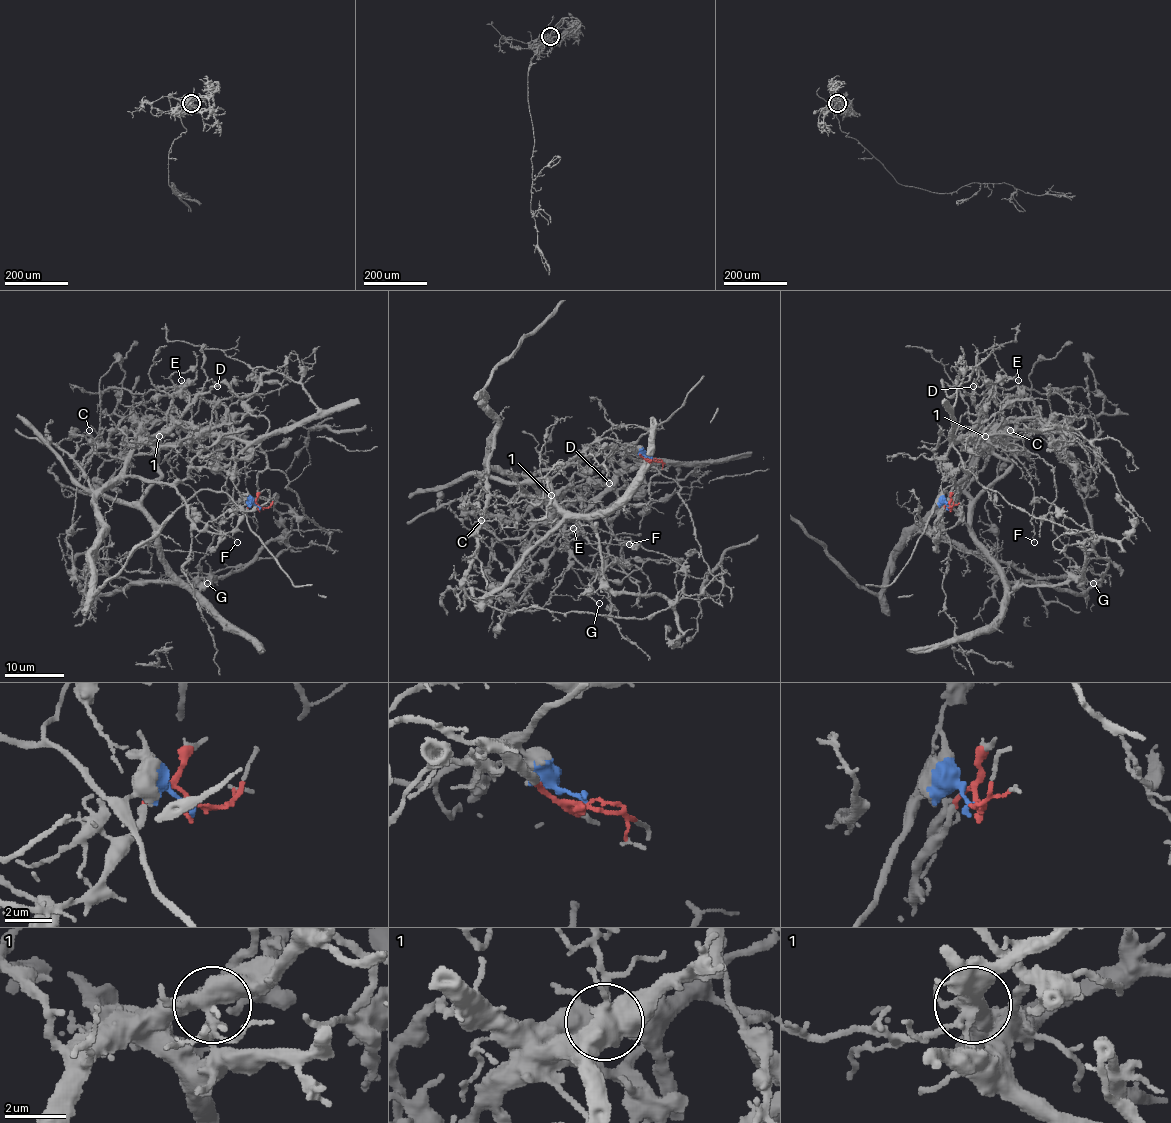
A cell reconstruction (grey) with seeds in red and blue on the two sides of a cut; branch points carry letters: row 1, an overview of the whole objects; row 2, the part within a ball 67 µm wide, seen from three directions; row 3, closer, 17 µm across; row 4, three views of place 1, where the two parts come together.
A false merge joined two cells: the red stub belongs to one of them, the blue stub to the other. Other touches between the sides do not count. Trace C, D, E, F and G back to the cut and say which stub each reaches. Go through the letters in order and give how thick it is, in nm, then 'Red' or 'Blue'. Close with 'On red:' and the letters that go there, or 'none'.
C: Thickness 120 nm. Blue
D: Thickness 140 nm. Red
E: Thickness 160 nm. Blue
F: Thickness 90 nm. Blue
G: Thickness 140 nm. Blue
On red: D

